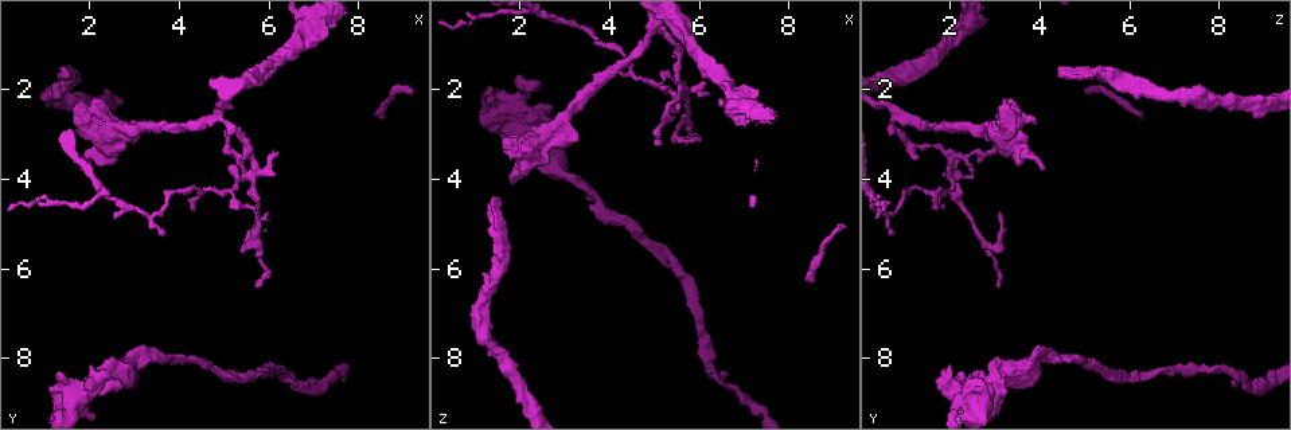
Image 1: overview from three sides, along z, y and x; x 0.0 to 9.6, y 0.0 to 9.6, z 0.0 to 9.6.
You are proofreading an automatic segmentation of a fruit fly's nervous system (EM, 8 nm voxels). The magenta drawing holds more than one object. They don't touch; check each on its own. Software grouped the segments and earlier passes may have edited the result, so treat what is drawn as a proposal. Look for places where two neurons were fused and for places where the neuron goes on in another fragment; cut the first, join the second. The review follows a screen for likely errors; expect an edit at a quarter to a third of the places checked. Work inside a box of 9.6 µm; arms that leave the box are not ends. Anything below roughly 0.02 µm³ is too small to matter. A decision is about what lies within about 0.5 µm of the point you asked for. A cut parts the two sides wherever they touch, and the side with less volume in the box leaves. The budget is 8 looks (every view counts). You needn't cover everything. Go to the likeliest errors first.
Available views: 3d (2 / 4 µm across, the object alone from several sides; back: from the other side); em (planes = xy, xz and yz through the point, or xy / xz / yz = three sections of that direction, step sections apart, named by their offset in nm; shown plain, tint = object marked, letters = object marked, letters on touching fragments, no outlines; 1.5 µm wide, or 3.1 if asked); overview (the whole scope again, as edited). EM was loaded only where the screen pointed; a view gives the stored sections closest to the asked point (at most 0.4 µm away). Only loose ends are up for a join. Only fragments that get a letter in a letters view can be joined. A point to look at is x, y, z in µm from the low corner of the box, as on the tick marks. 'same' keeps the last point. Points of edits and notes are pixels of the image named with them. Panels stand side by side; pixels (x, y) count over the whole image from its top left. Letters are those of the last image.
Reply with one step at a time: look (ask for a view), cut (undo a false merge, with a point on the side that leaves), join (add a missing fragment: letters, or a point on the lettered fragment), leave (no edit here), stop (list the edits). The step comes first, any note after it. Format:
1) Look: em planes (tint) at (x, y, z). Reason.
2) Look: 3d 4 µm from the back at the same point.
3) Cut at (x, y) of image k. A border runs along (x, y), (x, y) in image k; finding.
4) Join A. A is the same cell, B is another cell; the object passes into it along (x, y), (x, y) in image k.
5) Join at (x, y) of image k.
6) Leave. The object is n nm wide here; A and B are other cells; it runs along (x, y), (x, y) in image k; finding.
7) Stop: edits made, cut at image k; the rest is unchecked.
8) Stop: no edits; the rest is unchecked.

Look: em planes (letters) at (1.45, 1.55, 4.35). Branch stops here.

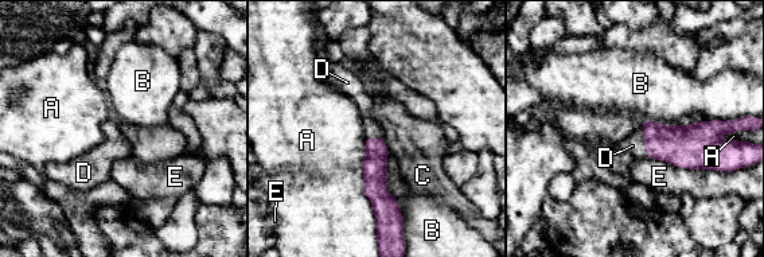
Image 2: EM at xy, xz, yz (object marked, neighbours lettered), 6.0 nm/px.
Join D. D is the same cell, A, B, C and E are other cells; the object passes into it along (689, 147), (647, 150), (632, 145) in image 2; the neuron continues.

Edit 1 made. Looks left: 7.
Look: em planes (letters) at (2.50, 8.40, 1.75). Branch stops here.

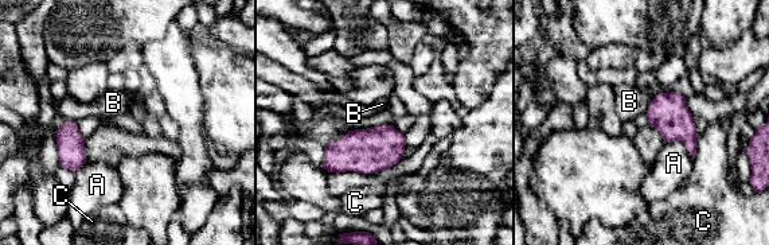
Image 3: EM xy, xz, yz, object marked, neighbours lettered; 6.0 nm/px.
Leave. A, B and C are other cells; a border runs along (650, 102), (645, 112) in image 3; none of them fits.

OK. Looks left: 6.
Stop: edits made, join at image 2; the rest is unchecked.

